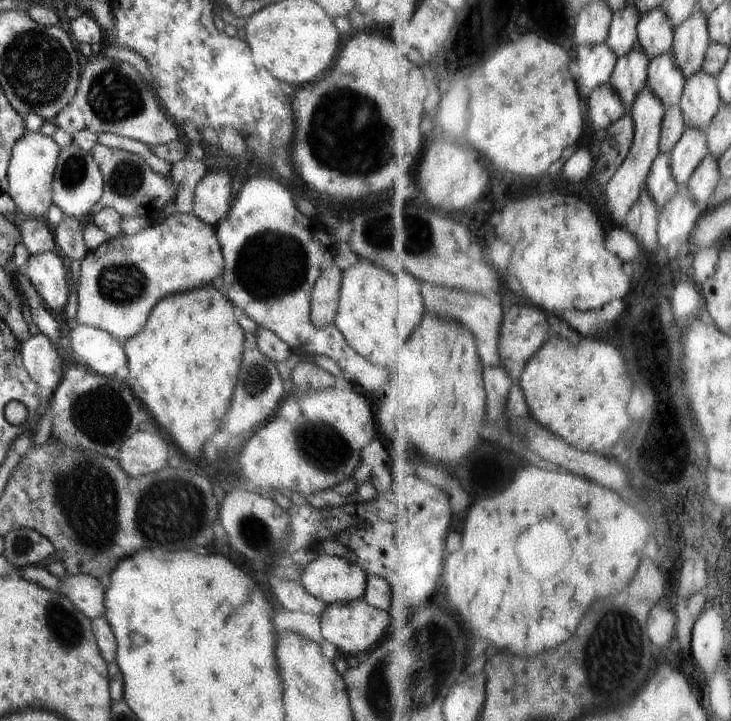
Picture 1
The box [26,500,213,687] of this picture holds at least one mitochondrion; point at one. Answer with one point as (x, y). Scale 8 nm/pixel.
(63, 625)

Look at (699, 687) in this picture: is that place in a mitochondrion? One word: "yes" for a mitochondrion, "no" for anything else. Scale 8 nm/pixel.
no

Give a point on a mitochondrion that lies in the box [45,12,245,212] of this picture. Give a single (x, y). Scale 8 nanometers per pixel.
(114, 95)

